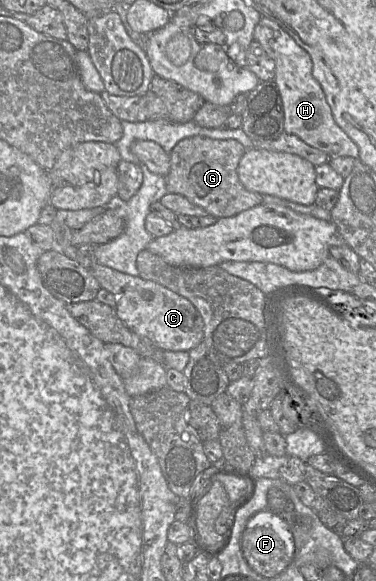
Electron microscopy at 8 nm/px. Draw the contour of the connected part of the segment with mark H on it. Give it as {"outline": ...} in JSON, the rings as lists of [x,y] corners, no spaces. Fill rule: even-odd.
{"outline":[[[262,16],[254,28],[254,40],[259,42],[265,52],[275,62],[274,80],[279,88],[285,114],[284,131],[298,136],[306,144],[325,152],[329,159],[339,156],[358,158],[357,144],[335,122],[331,108],[326,100],[324,91],[312,74],[312,60],[307,51],[300,47],[281,26],[268,17]]]}

